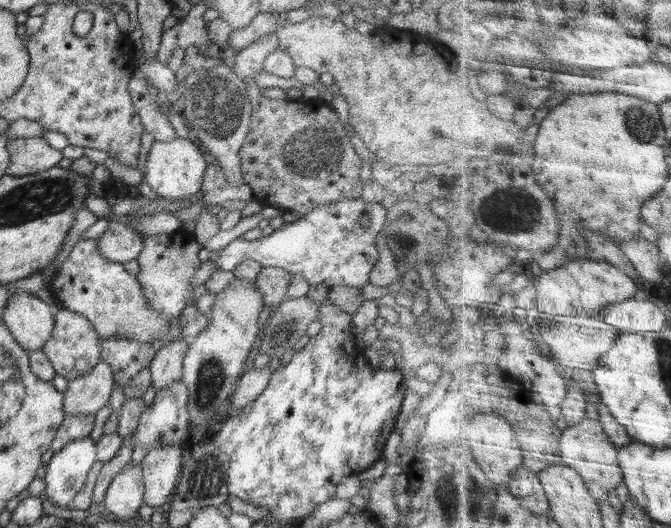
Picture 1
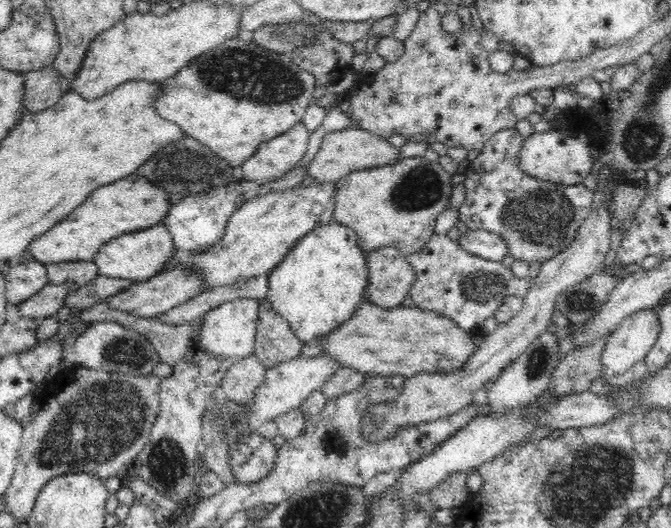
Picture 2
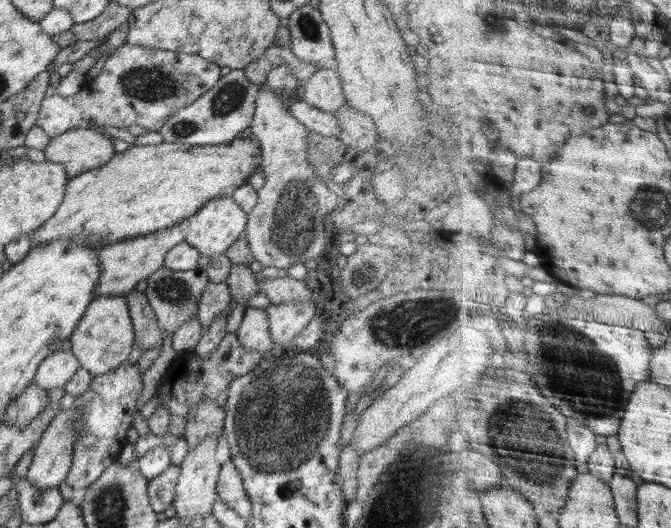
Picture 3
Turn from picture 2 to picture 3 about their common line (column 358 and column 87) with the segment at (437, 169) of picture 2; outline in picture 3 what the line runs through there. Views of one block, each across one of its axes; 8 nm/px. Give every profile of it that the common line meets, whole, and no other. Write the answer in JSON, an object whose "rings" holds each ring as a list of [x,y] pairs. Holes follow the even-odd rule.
{"rings":[[[241,136],[223,145],[190,146],[164,141],[156,145],[131,144],[125,151],[114,153],[105,165],[69,179],[56,214],[37,228],[30,237],[38,244],[42,244],[61,238],[83,236],[88,246],[101,249],[126,237],[137,237],[176,224],[182,225],[186,218],[194,216],[211,198],[230,197],[236,187],[248,183],[247,180],[256,168],[261,166],[262,159],[258,139],[252,140]]]}

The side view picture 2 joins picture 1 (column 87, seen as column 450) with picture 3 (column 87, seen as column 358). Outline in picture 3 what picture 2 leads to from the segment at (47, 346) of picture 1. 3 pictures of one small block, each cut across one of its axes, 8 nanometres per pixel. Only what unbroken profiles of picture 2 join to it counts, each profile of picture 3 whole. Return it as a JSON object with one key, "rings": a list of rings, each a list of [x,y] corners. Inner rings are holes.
{"rings":[[[126,295],[94,297],[69,336],[71,351],[79,360],[80,366],[93,377],[106,374],[126,361],[132,345],[135,344],[135,332]]]}

